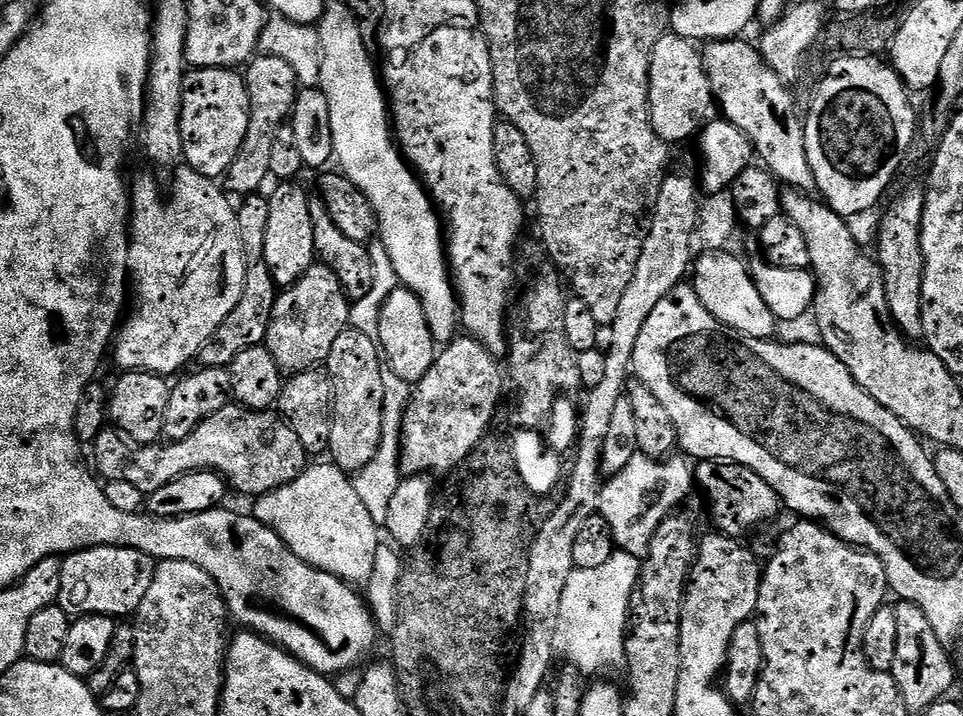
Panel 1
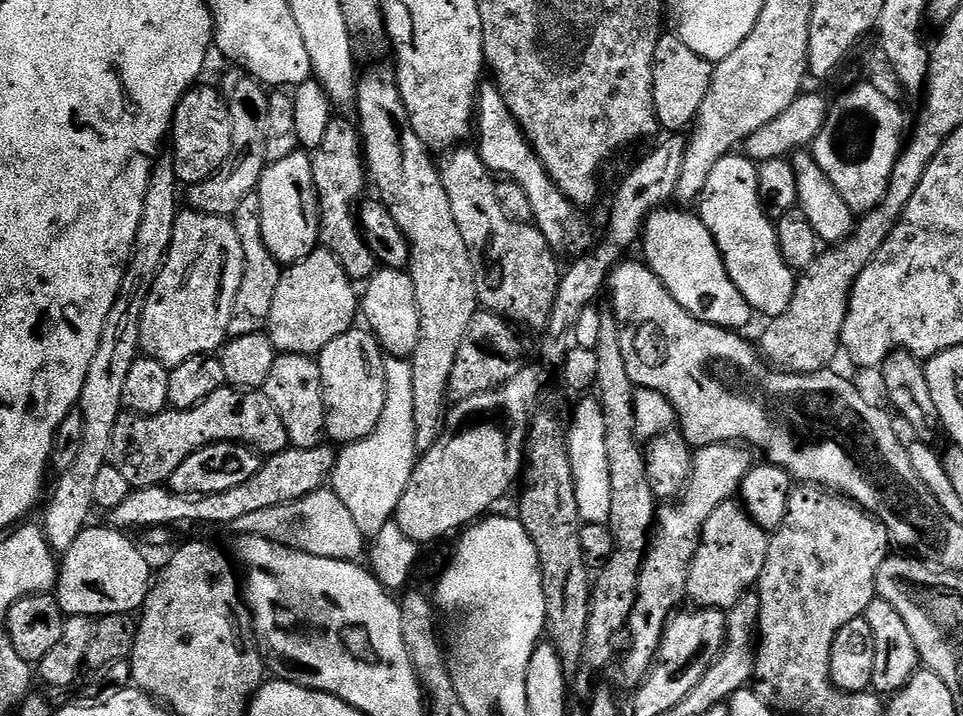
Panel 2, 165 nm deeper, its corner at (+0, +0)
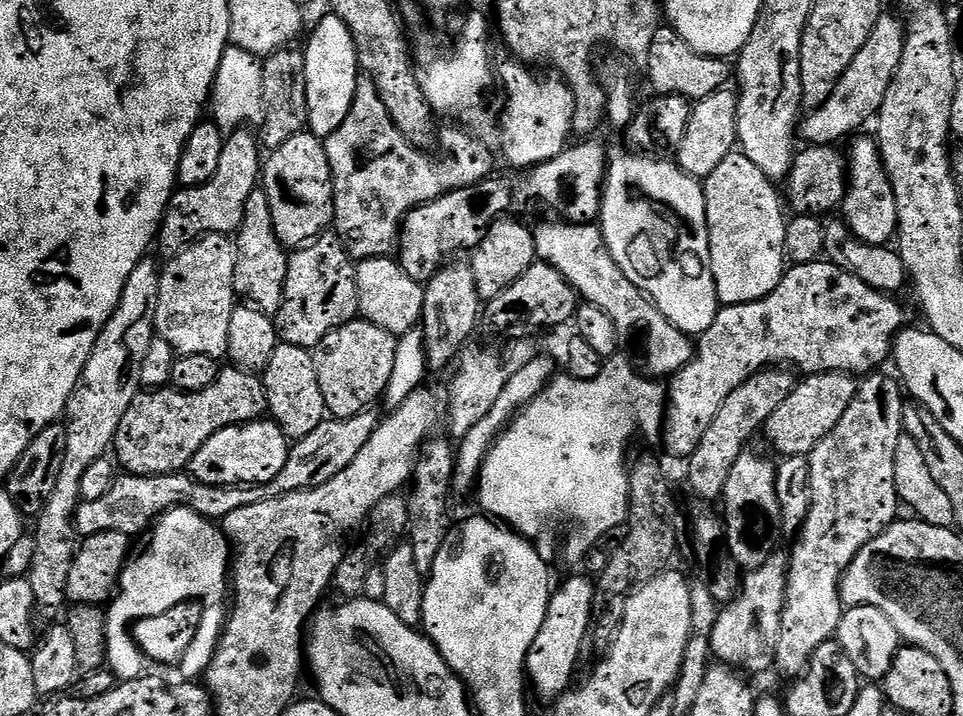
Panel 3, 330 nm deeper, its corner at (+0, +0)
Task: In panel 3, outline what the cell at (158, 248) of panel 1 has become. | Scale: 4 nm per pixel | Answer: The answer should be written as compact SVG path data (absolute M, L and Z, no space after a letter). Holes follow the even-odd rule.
M213 234L211 236L201 236L199 240L193 240L191 244L181 247L181 252L173 258L167 265L163 265L160 273L160 293L158 294L158 310L156 311L156 330L162 337L163 343L169 348L178 350L180 356L189 356L190 354L206 354L207 356L215 356L217 358L227 357L228 354L228 331L230 330L230 318L232 312L238 307L238 293L236 283L234 282L234 270L236 269L236 242L231 235ZM208 332L212 335L212 340L216 344L204 344L208 340Z

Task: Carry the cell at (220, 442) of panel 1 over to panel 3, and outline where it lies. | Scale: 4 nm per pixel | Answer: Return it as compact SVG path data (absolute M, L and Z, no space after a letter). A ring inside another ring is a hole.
M224 366L220 369L220 376L210 386L206 386L206 390L198 390L197 392L181 392L180 389L171 386L163 388L154 388L151 390L141 390L134 398L134 402L130 402L130 410L126 410L126 414L122 417L122 426L118 426L118 434L116 435L116 443L114 445L114 455L117 464L125 473L136 476L153 476L154 474L170 474L171 472L185 471L191 465L194 454L198 454L198 450L202 450L202 446L206 442L210 442L210 438L214 438L214 434L218 434L218 430L229 428L235 424L249 424L252 420L261 419L268 412L268 399L266 398L266 390L264 389L264 381L259 375L245 372L243 368L235 366Z

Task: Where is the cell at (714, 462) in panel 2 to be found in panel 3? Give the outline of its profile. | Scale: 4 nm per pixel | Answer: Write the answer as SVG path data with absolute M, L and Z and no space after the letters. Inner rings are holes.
M822 371L803 378L805 380L793 387L790 398L782 402L782 406L766 425L768 440L781 457L811 454L818 442L822 442L822 438L826 438L826 434L830 434L830 430L842 422L842 414L846 414L850 402L856 396L858 380L853 373Z

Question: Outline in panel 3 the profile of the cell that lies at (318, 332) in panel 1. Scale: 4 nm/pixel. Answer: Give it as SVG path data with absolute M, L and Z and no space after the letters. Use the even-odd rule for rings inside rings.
M328 230L307 243L302 248L297 248L288 258L288 277L284 287L283 306L275 313L277 337L285 344L302 346L312 350L320 344L326 334L357 319L360 310L358 302L358 286L356 279L357 261L353 260L344 248L343 242L335 231Z

